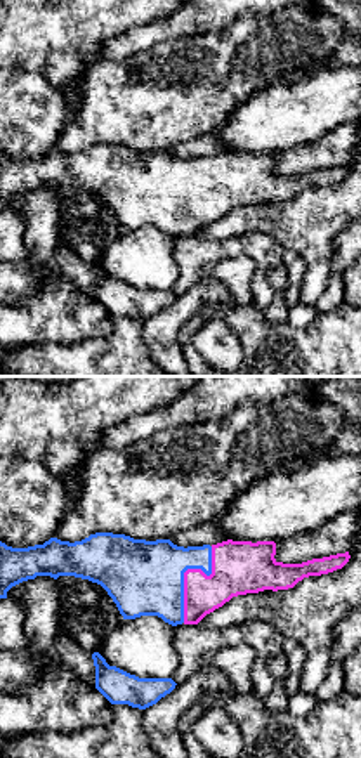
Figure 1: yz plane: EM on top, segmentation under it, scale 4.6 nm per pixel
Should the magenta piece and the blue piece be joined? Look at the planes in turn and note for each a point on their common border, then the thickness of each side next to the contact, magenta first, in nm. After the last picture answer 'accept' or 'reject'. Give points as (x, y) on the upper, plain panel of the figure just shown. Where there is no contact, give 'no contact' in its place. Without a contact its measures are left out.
meets magenta at (186, 182); 260 nm thick on the magenta side, 360 nm on the other

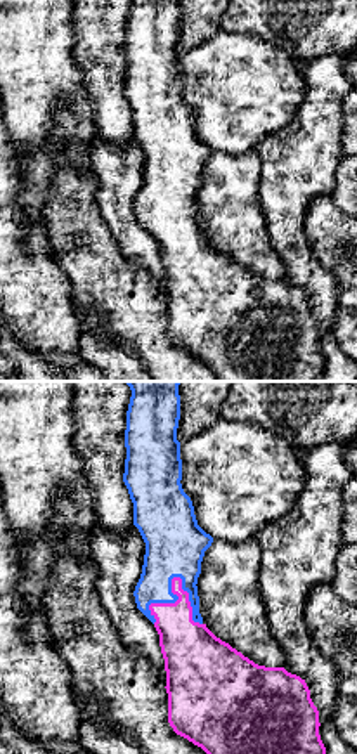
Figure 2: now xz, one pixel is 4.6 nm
meets magenta at (177, 189); 180 nm thick on the magenta side, 280 nm on the other

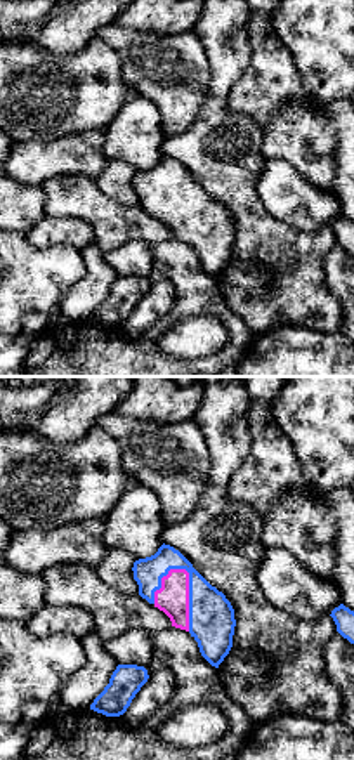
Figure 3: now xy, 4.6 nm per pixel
meets magenta at (188, 205); 150 nm thick on the magenta side, 220 nm on the other

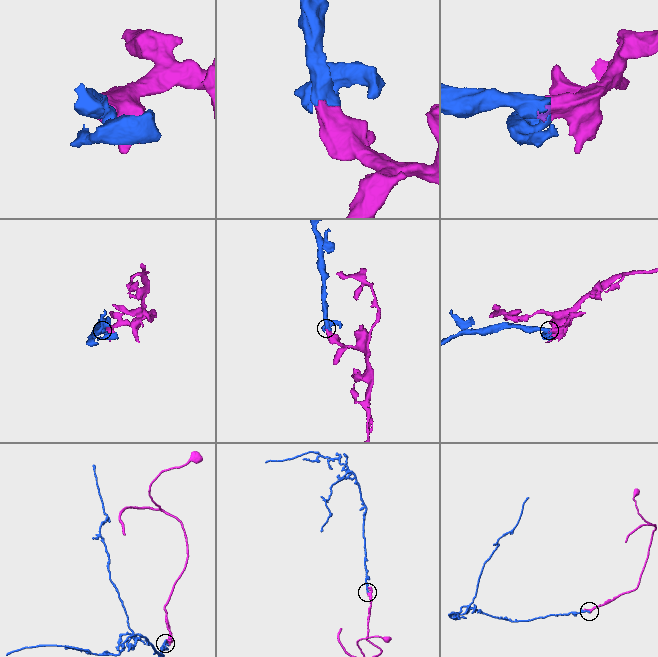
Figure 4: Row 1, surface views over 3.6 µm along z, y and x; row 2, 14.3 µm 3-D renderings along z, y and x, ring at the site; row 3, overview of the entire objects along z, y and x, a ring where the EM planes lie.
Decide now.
accept

